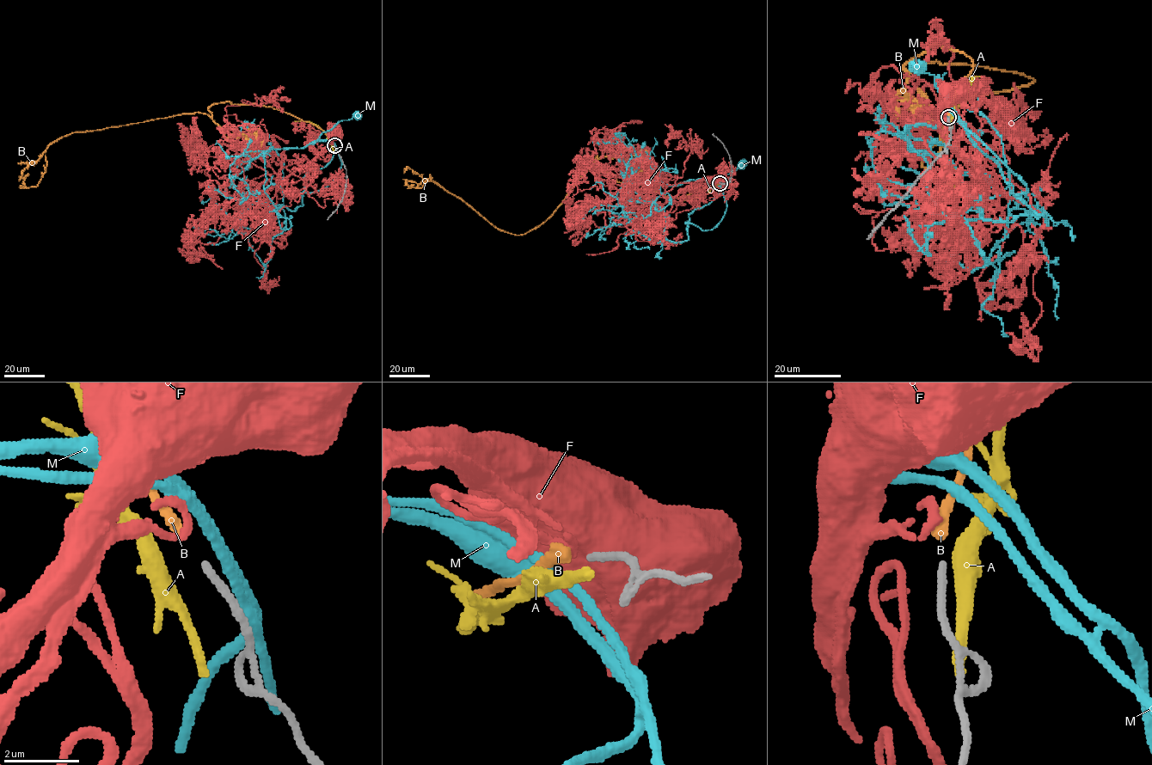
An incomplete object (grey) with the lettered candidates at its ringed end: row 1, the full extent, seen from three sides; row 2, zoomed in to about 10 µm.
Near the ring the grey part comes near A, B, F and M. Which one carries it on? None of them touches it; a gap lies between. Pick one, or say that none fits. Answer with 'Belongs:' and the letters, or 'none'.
Belongs: B

